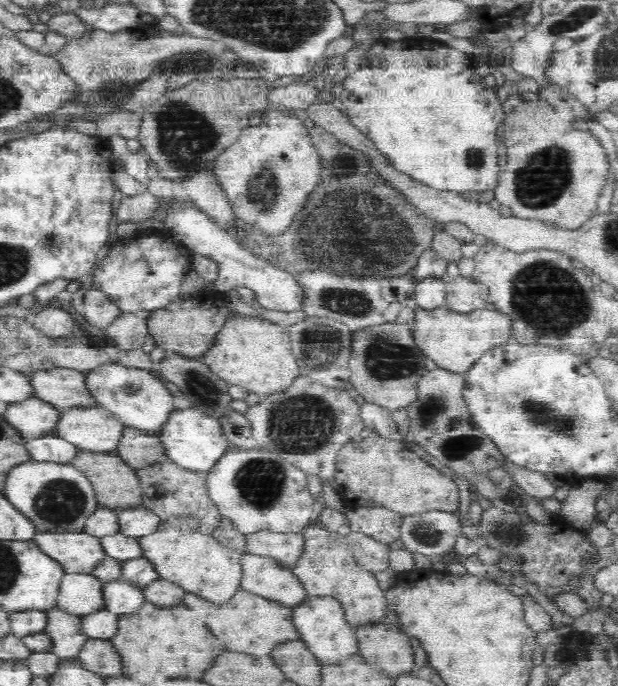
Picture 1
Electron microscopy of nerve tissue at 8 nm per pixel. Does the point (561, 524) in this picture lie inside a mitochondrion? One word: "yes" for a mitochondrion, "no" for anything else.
no

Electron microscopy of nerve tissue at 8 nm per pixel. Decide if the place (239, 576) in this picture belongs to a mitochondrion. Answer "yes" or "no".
no

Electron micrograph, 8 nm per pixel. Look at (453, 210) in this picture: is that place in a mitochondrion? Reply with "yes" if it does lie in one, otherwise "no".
no

